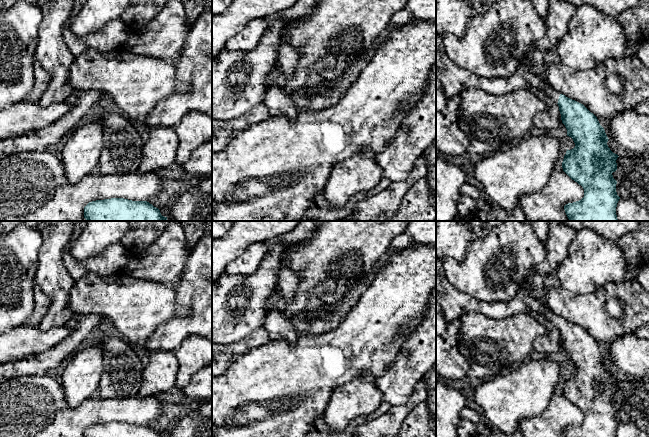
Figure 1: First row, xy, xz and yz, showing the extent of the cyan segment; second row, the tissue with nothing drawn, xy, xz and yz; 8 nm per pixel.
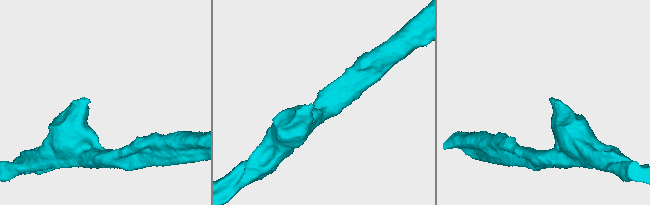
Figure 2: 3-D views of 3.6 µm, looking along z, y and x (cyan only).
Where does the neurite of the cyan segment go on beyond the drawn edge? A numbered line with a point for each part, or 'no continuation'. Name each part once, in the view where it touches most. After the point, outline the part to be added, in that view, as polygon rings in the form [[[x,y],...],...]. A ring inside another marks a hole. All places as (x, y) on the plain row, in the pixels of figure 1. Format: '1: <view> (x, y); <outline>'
1: yz (530, 297); [[[436,258],[436,302],[441,306],[447,323],[467,313],[481,313],[492,319],[504,319],[520,313],[532,312],[541,315],[553,326],[558,327],[560,317],[552,313],[544,303],[549,289],[562,288],[555,272],[551,274],[529,273],[520,285],[516,296],[509,302],[483,302],[467,295],[446,279],[442,262]]]

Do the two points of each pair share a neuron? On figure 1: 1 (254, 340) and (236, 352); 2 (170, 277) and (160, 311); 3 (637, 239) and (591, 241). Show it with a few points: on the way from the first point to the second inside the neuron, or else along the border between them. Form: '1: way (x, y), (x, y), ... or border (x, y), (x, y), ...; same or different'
1: way (250, 343), (240, 348); same
2: border (145, 280), (166, 284), (174, 288); different
3: border (615, 240), (626, 261); different

